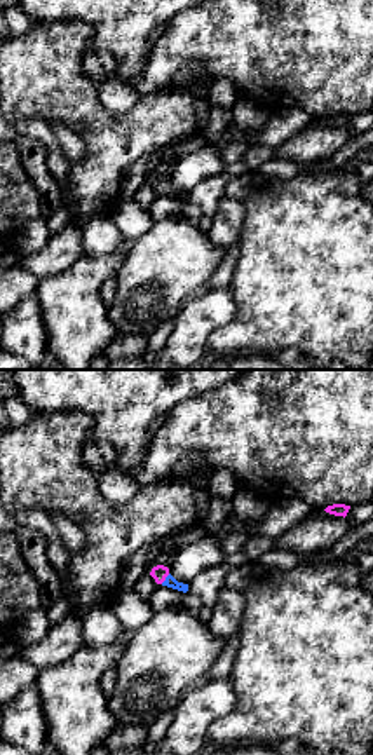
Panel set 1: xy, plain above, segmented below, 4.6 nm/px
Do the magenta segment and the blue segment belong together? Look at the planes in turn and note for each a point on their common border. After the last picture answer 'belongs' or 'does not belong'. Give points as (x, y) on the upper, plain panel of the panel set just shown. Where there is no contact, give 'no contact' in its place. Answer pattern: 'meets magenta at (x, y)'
meets magenta at (164, 189)

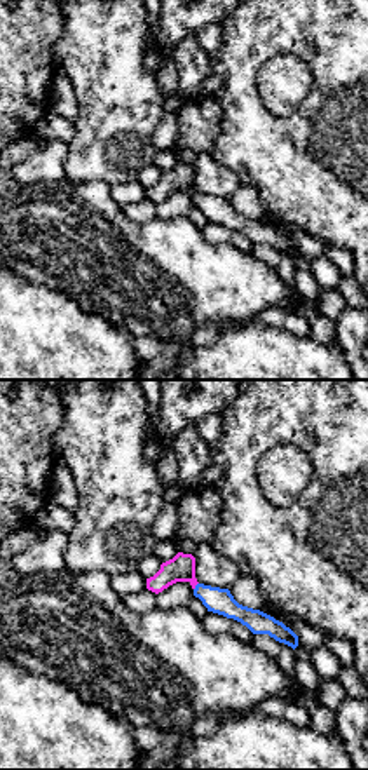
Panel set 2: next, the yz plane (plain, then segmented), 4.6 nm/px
meets magenta at (196, 194)

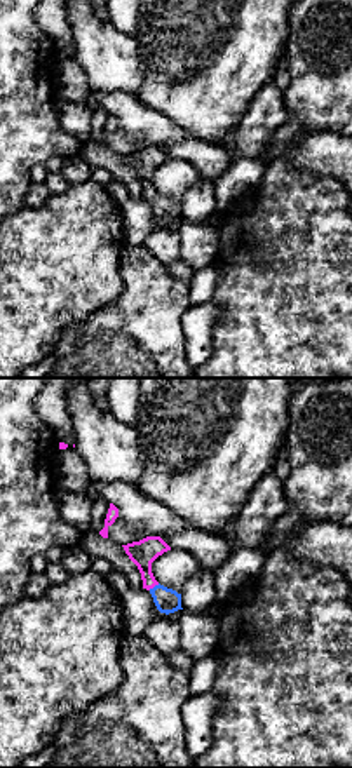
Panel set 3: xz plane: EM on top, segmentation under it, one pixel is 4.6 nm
meets magenta at (154, 195)

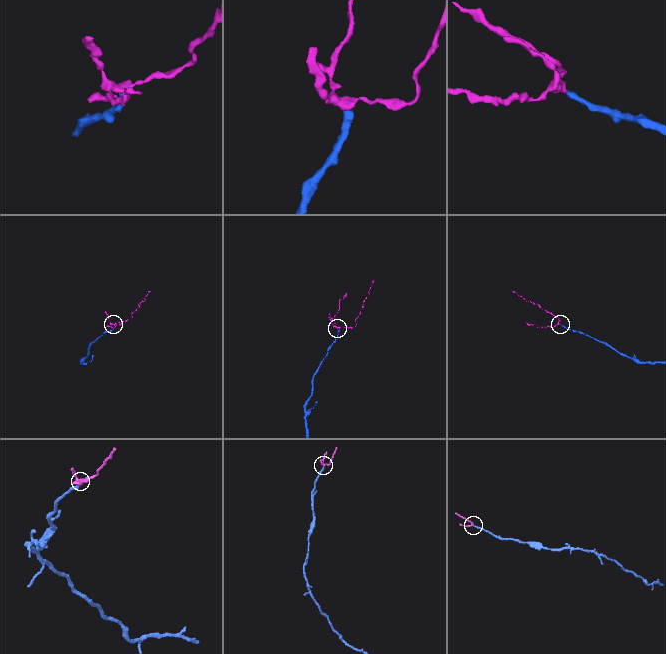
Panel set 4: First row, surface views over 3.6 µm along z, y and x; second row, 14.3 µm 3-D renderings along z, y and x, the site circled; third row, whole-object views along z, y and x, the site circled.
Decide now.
belongs

